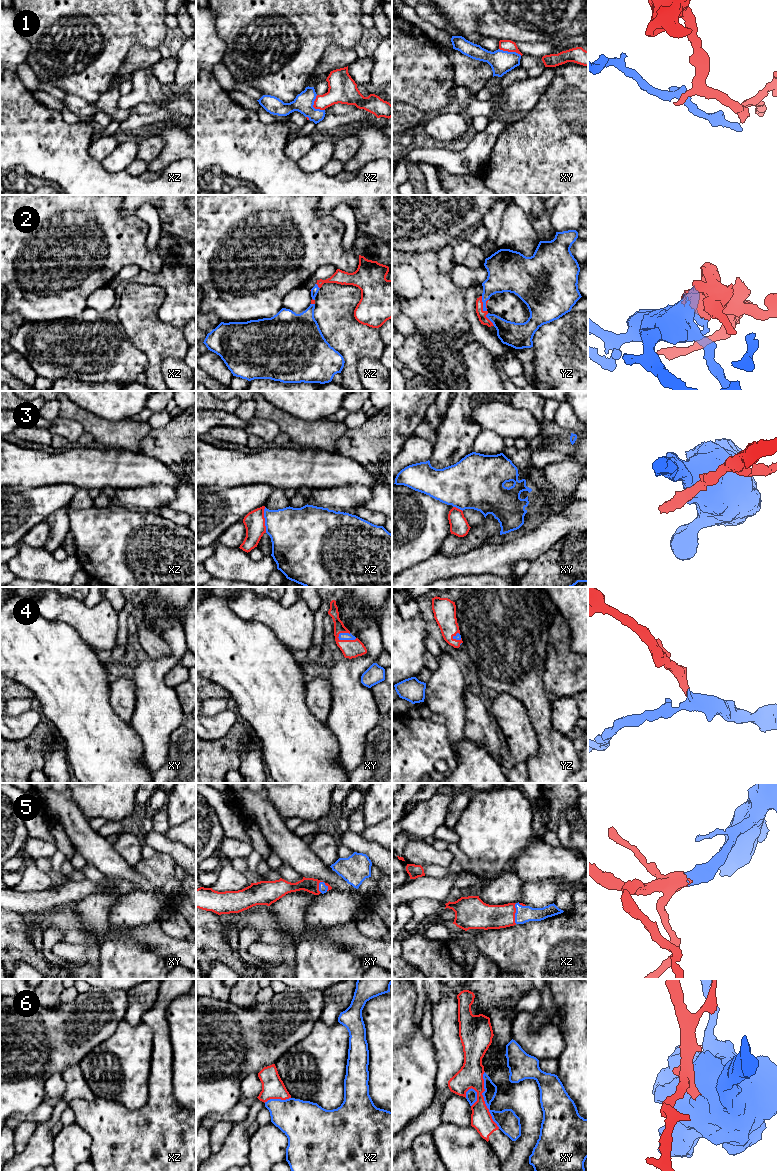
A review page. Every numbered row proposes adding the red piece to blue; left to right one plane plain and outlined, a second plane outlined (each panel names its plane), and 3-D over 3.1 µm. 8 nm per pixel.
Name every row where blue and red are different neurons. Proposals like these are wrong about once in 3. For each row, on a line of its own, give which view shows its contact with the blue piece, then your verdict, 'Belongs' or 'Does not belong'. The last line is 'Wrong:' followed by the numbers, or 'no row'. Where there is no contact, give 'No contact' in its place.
1: Touches blue in xz. Does not belong
2: Touches blue in yz. Belongs
3: Touches blue in xz. Does not belong
4: Touches blue in xy. Belongs
5: Touches blue in xy. Belongs
6: Touches blue in xy. Does not belong
Wrong: 1, 3, 6

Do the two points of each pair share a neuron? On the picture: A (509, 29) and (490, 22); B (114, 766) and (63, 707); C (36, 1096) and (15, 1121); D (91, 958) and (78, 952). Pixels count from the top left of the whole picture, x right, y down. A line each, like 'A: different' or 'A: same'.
A: same
B: same
C: different
D: same

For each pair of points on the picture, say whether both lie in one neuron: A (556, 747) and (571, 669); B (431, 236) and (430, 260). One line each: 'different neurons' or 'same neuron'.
A: different neurons
B: different neurons

